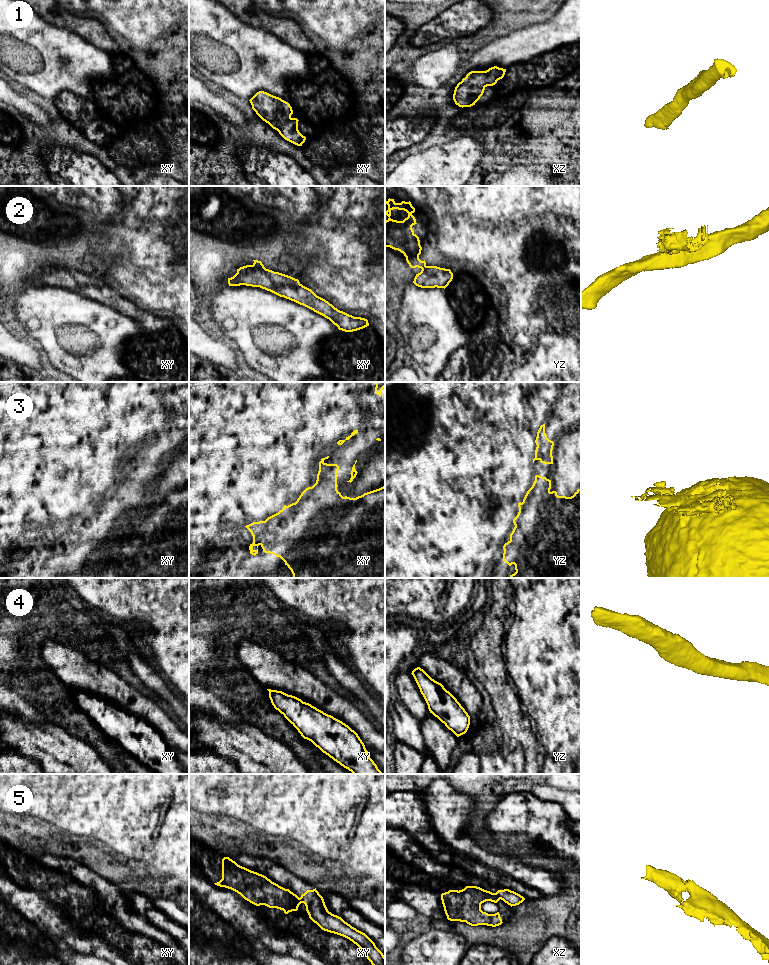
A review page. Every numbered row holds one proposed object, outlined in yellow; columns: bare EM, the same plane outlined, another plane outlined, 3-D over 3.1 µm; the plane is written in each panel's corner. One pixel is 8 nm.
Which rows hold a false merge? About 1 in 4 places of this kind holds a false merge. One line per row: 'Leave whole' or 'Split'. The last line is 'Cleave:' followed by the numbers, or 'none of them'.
1: Leave whole
2: Split
3: Split
4: Leave whole
5: Leave whole
Cleave: 2, 3

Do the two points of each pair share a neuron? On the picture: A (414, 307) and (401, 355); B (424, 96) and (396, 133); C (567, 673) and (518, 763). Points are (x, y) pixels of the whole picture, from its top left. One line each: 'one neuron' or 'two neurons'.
A: two neurons
B: two neurons
C: two neurons

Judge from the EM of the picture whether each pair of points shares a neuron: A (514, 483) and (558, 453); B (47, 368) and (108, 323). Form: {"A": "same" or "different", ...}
{"A": "different", "B": "different"}

